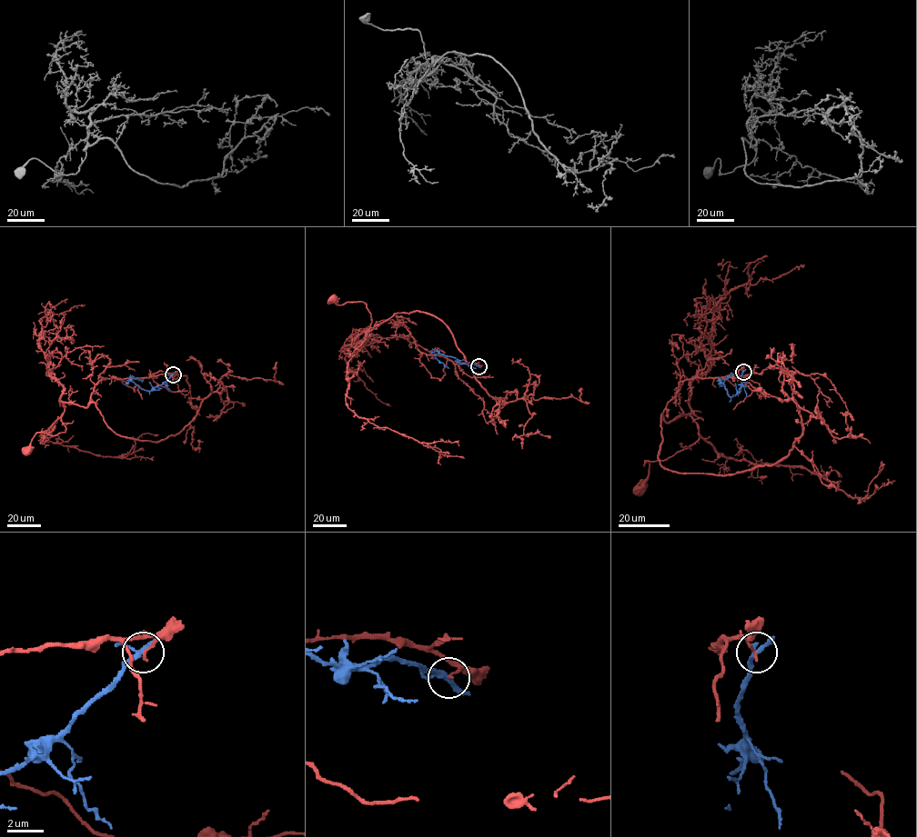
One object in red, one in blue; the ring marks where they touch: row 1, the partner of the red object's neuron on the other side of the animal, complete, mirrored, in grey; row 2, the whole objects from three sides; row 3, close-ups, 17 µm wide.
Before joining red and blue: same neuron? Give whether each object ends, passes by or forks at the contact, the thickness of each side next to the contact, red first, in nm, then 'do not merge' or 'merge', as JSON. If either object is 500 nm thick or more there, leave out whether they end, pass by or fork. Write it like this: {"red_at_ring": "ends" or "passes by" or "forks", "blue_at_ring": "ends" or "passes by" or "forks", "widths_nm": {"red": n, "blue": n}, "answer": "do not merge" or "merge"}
{"red_at_ring": "ends", "blue_at_ring": "forks", "widths_nm": {"red": 150, "blue": 220}, "answer": "do not merge"}

